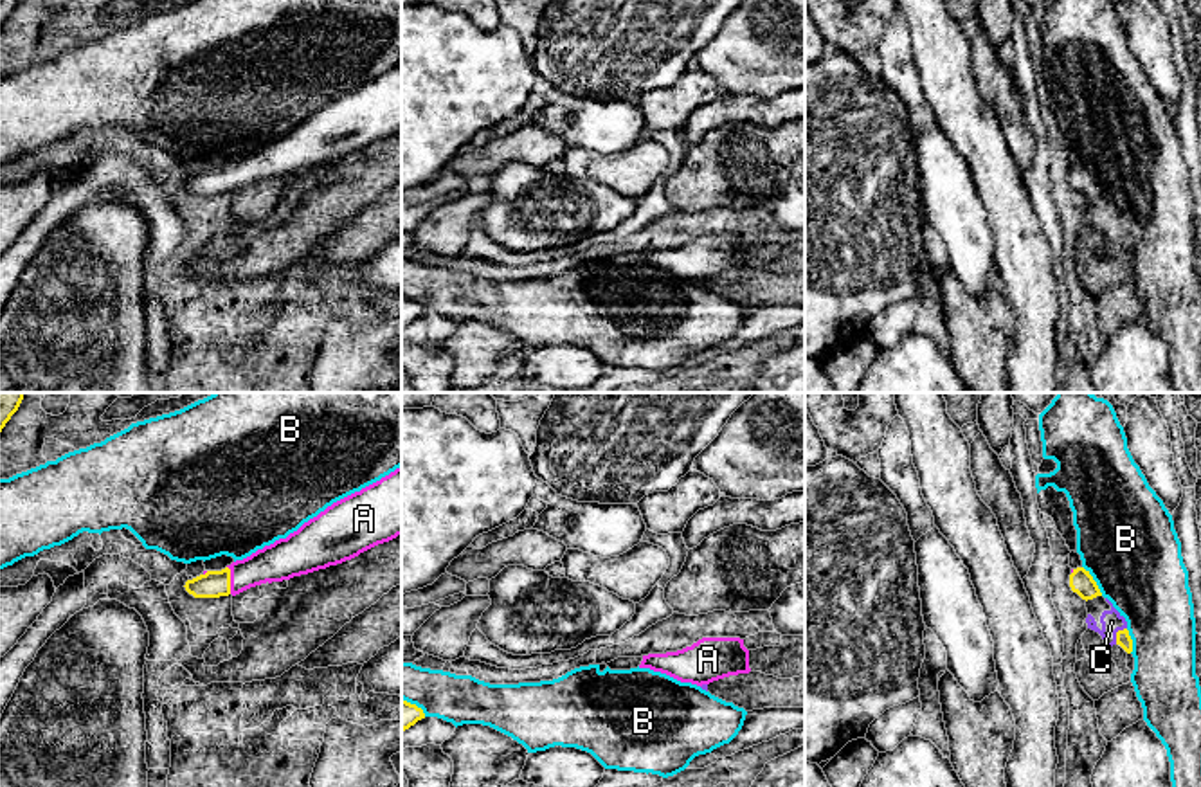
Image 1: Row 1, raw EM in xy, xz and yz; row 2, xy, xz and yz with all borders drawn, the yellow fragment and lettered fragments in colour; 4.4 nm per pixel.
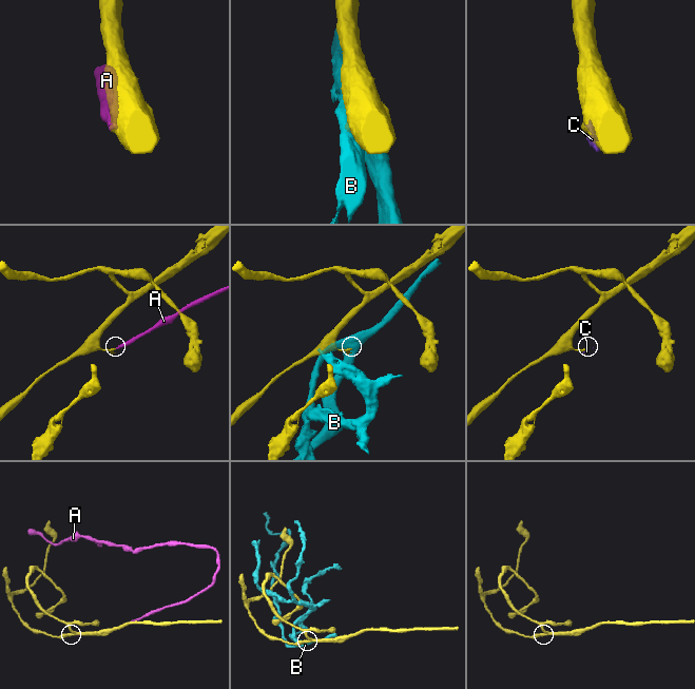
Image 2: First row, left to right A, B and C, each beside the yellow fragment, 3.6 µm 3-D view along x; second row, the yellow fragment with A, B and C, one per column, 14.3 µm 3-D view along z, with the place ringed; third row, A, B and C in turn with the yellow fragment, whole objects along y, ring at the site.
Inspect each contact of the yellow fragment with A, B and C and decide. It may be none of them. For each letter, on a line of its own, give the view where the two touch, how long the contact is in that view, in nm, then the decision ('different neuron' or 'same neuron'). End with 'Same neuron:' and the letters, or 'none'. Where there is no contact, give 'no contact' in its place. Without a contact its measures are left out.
A: xy | 130 nm | same neuron
B: yz | 160 nm | different neuron
C: yz | 90 nm | different neuron
Same neuron: A

